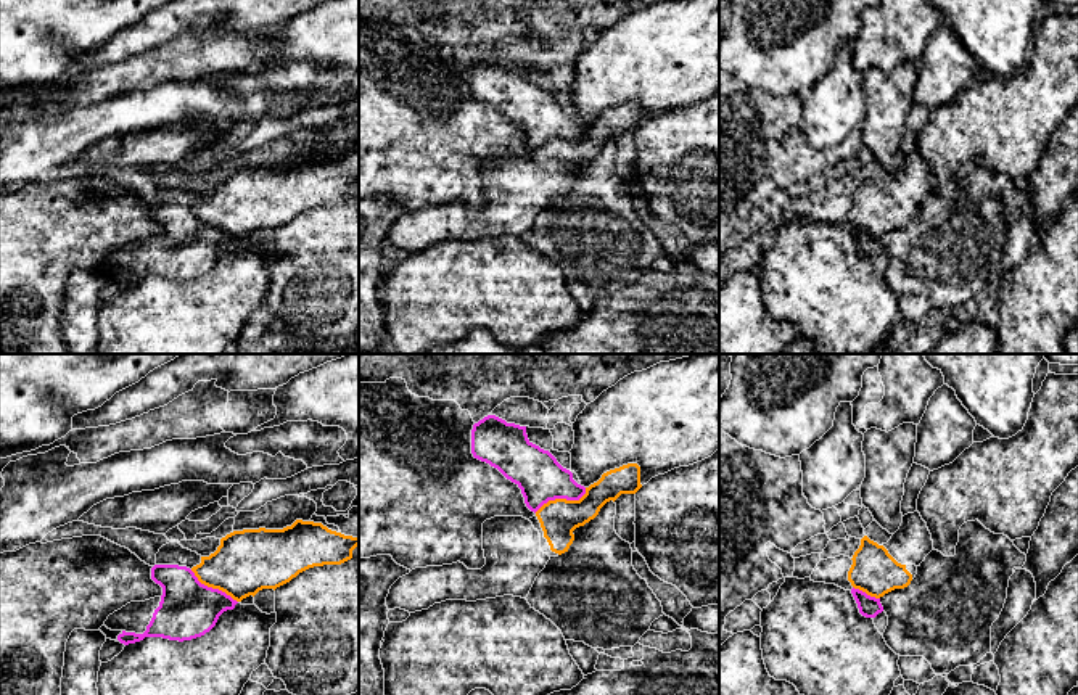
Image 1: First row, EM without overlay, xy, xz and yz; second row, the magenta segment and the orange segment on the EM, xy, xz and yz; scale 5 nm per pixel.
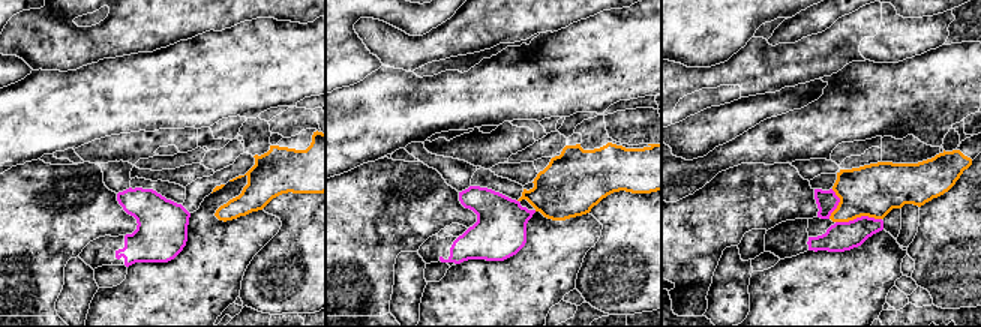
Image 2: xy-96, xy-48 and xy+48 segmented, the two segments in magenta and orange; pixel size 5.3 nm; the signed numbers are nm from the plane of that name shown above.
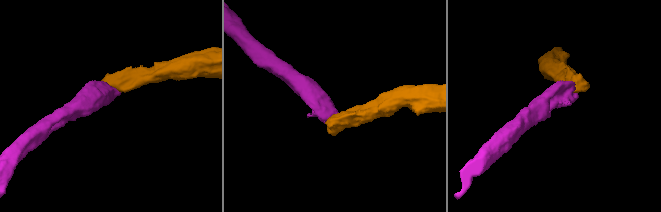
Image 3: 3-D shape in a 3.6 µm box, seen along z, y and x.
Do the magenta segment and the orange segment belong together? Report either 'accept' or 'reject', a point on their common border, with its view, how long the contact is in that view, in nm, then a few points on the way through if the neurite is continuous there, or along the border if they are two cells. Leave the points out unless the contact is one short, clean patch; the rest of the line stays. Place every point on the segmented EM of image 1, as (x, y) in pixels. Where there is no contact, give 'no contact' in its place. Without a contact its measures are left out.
reject; contact xz (562, 497); length 300 nm; border xz (586, 488), (578, 499), (549, 499), (534, 512)

